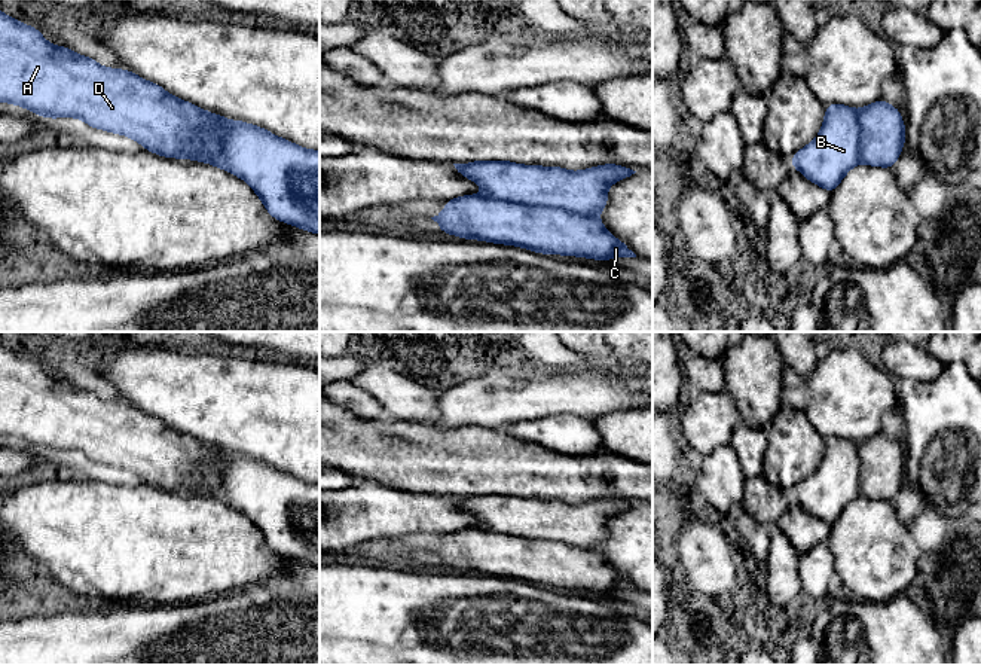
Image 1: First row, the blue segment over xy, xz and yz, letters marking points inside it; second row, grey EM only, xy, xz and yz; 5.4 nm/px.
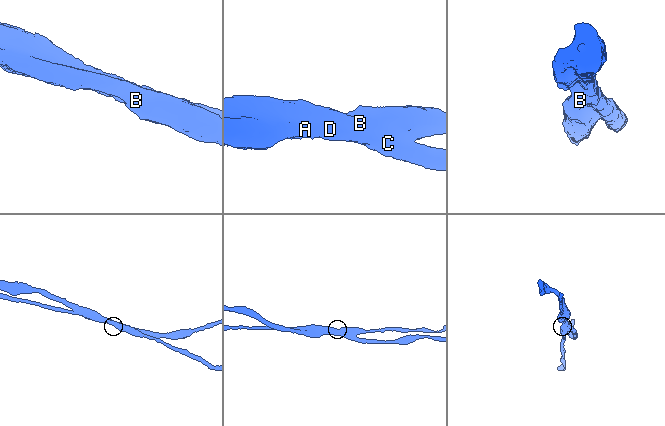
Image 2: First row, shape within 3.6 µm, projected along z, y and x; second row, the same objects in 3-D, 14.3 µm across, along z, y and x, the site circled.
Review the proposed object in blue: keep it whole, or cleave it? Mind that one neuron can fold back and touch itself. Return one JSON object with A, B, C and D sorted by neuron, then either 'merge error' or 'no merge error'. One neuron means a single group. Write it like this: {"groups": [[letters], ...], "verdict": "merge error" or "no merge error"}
{"groups": [["A", "C", "D"], ["B"]], "verdict": "merge error"}

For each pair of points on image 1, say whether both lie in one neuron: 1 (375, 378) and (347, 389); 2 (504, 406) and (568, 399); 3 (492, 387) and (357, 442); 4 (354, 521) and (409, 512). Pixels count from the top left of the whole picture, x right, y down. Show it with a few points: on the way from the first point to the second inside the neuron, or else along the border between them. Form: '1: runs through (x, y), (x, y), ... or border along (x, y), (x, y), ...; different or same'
1: border along (351, 350), (363, 363), (351, 381), (382, 406); different
2: runs through (520, 399), (552, 399); same
3: border along (436, 426), (443, 429), (473, 426); different
4: runs through (367, 512), (396, 512); same

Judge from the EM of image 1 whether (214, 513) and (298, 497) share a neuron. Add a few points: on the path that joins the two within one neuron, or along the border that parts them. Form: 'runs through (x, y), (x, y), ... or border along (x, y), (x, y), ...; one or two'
border along (210, 496), (237, 508), (262, 533); two

